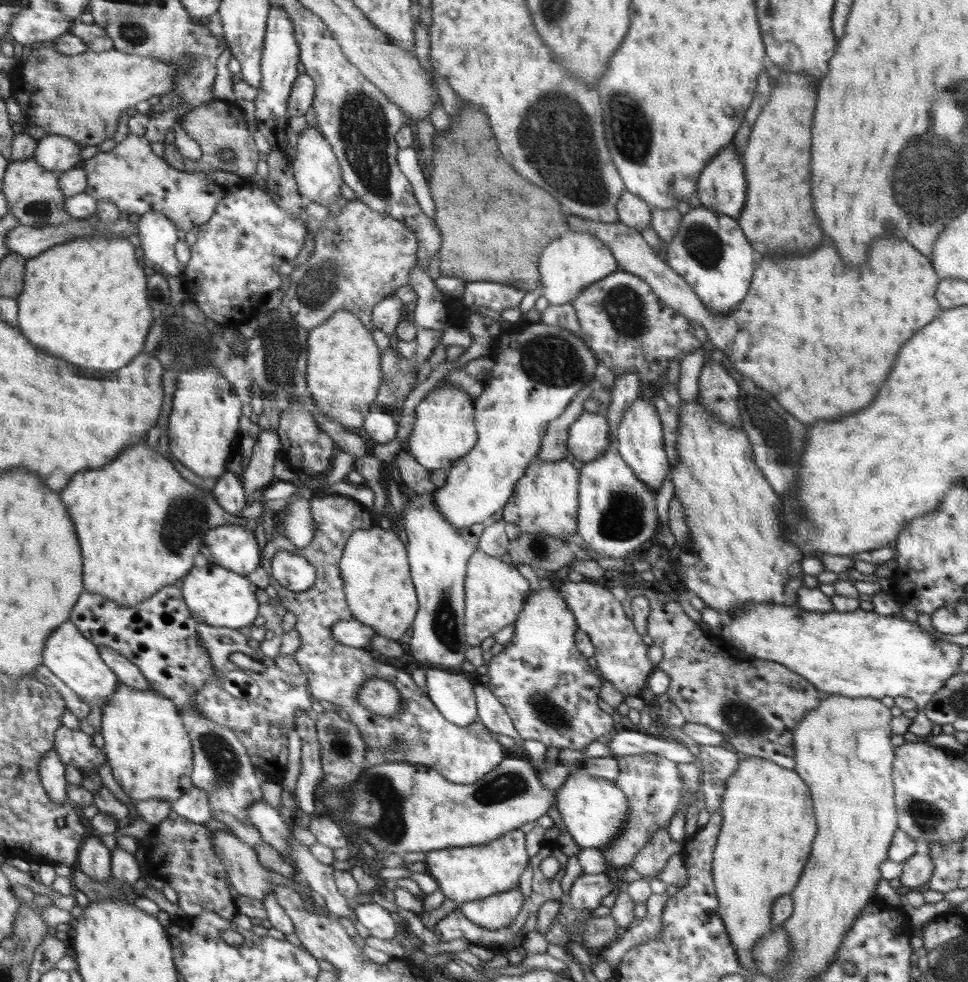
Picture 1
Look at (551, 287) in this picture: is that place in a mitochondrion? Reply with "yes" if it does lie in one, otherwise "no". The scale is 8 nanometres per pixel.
no

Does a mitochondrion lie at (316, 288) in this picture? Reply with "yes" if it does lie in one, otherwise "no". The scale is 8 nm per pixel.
yes

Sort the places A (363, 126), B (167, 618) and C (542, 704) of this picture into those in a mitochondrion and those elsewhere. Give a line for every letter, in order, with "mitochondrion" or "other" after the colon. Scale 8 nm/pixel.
A: mitochondrion
B: other
C: mitochondrion

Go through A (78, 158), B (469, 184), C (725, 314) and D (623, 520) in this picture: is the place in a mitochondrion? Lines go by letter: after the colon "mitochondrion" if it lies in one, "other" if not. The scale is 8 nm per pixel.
A: other
B: other
C: other
D: mitochondrion

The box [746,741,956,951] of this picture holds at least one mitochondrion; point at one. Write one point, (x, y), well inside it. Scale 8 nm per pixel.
(927, 818)

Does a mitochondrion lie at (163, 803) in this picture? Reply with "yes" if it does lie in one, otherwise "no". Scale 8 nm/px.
no

